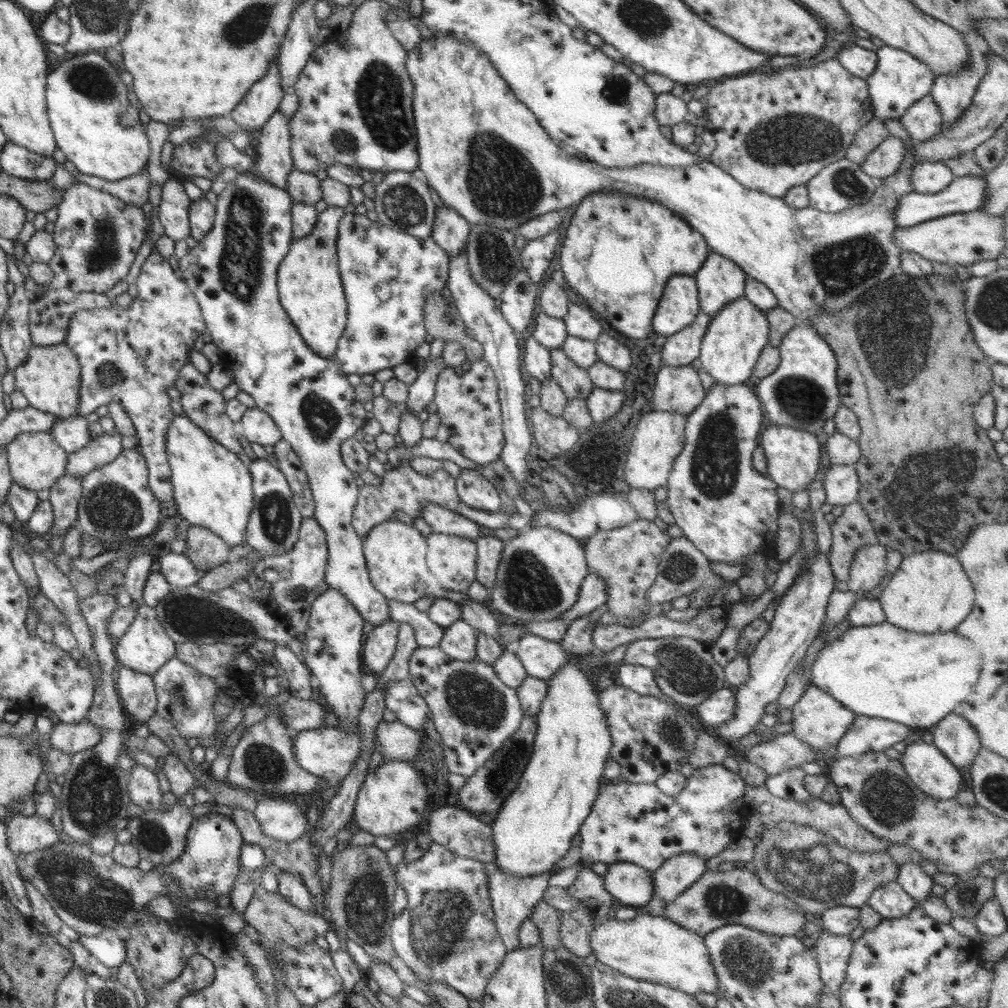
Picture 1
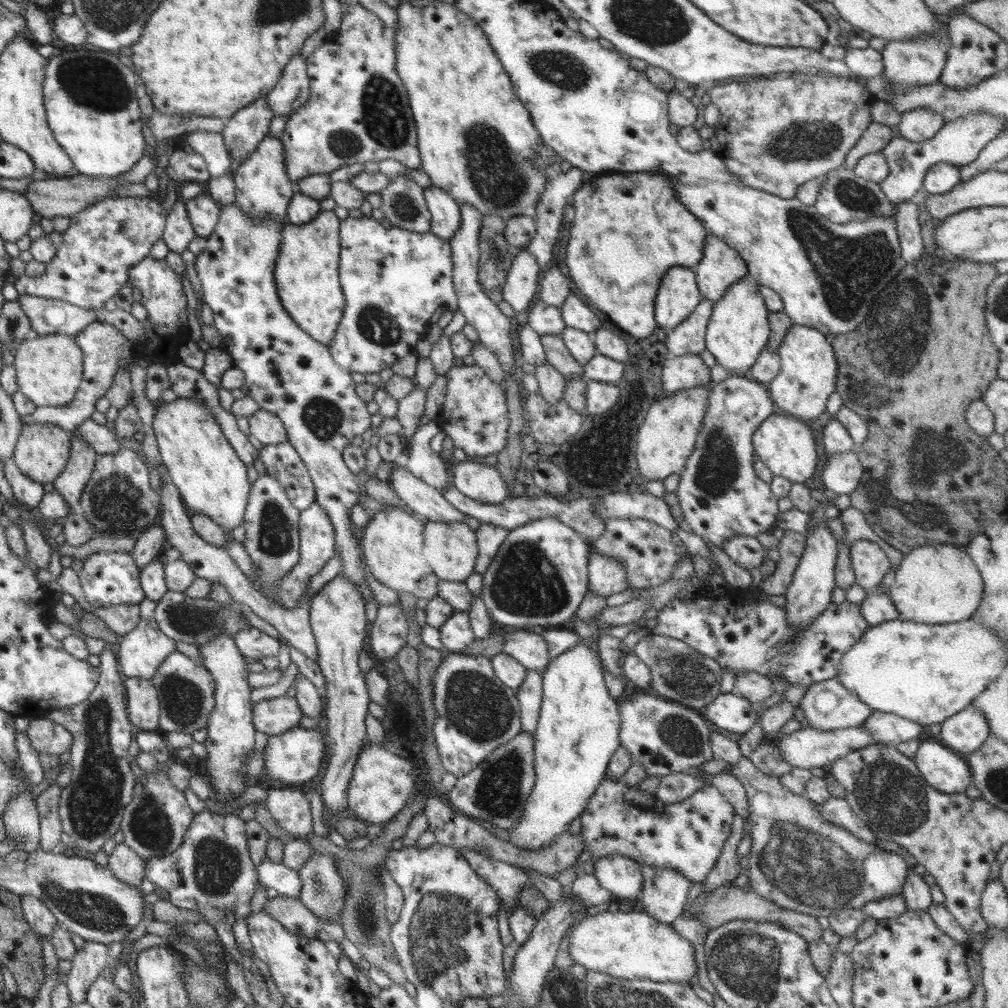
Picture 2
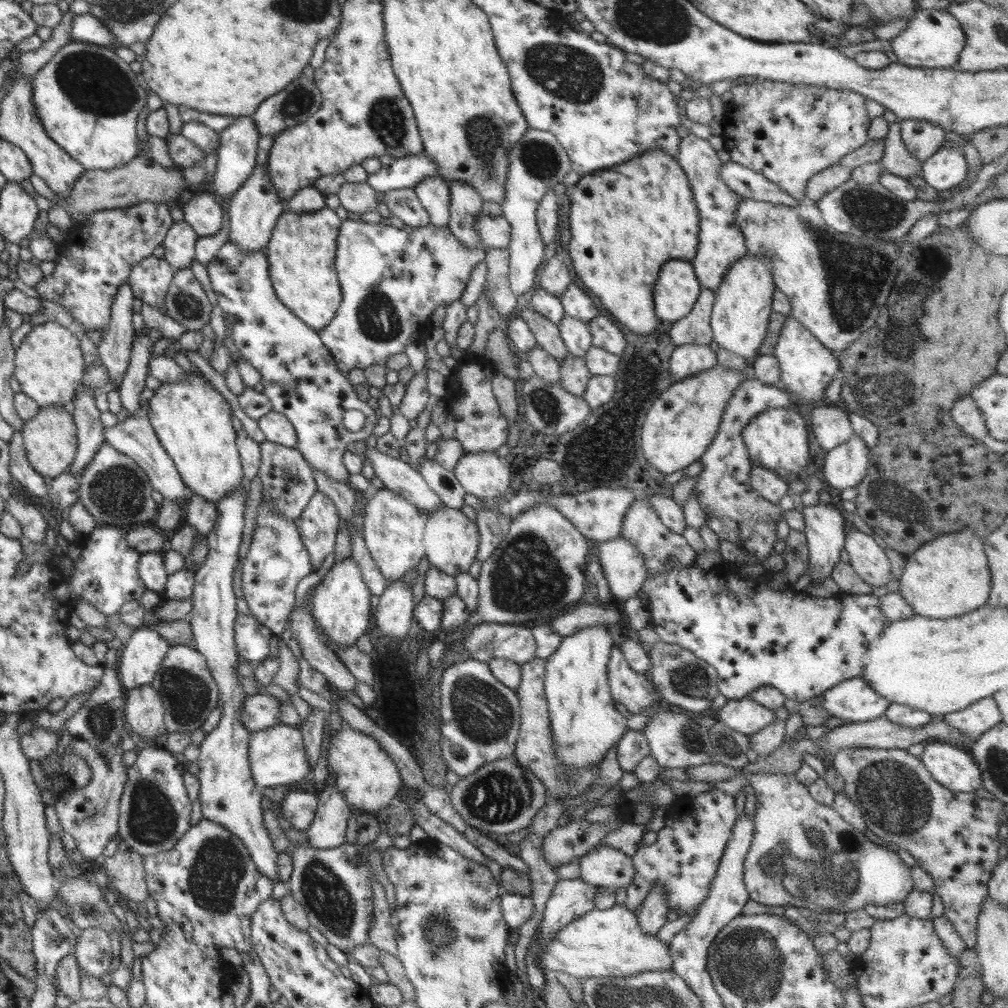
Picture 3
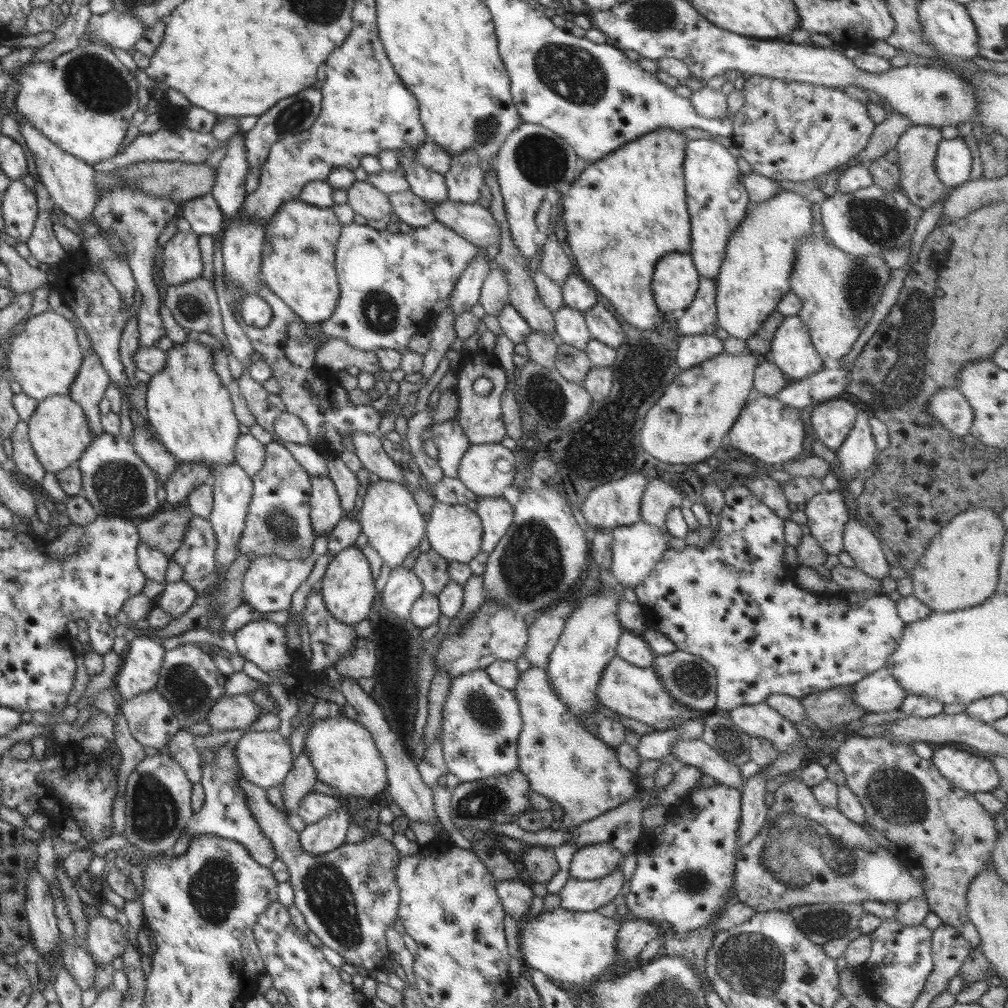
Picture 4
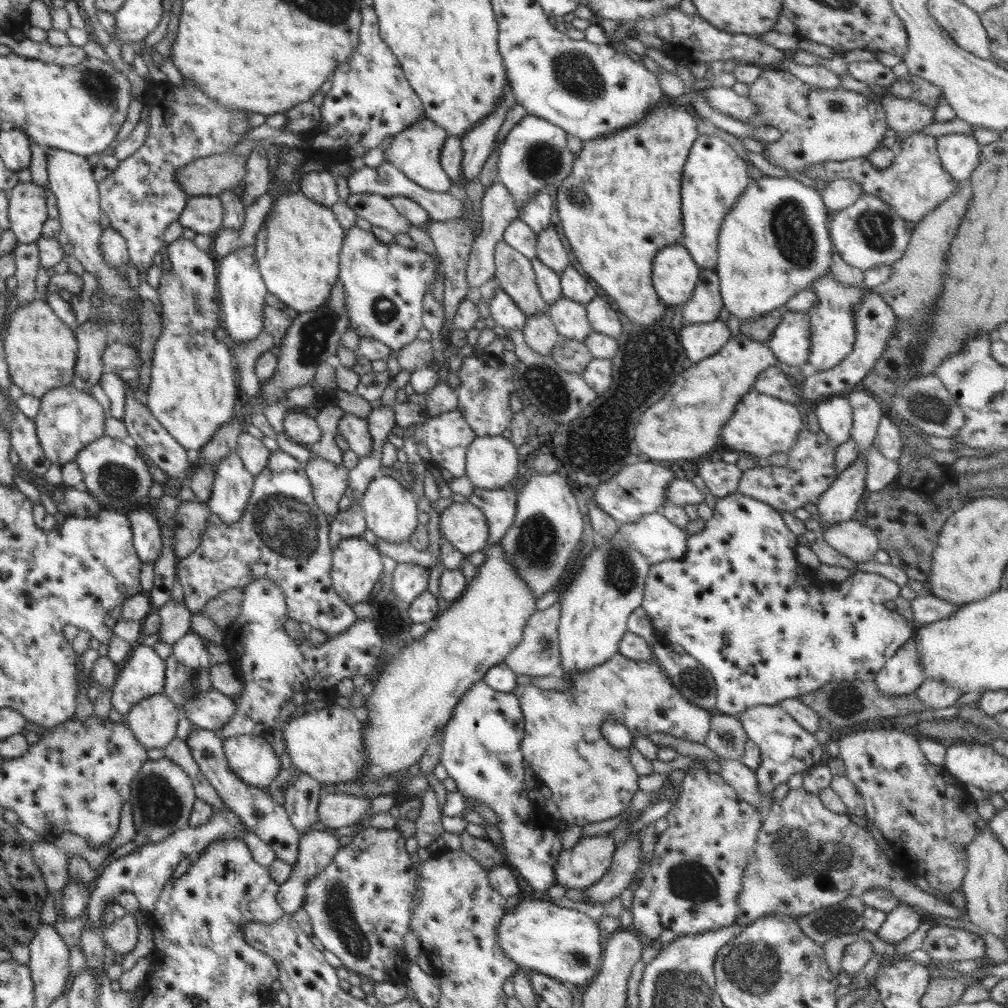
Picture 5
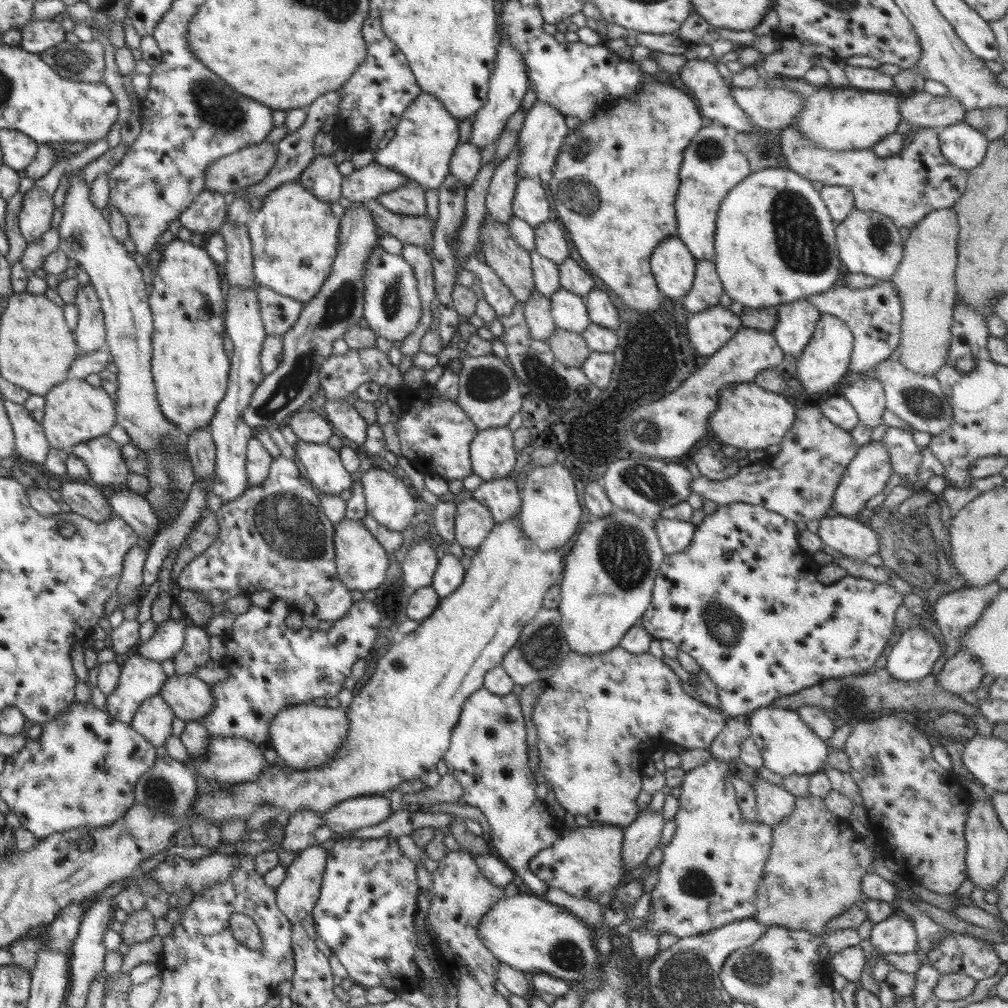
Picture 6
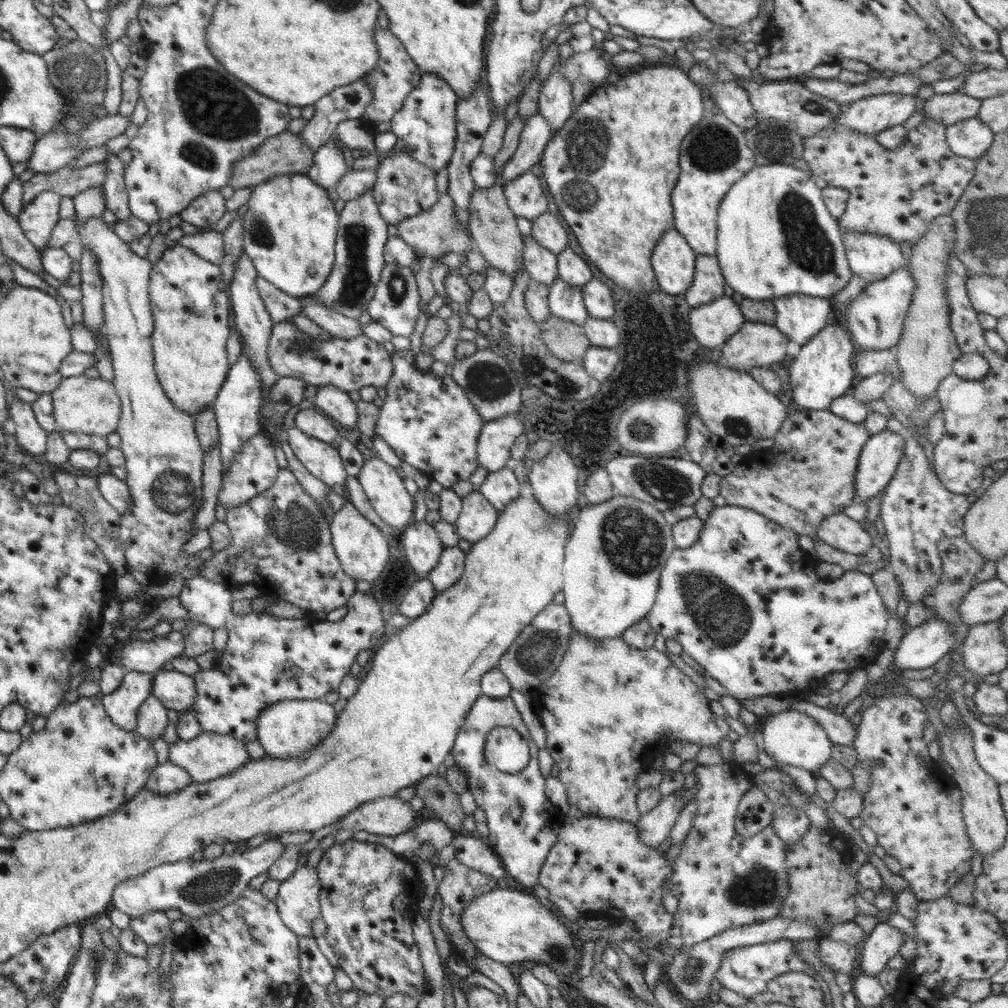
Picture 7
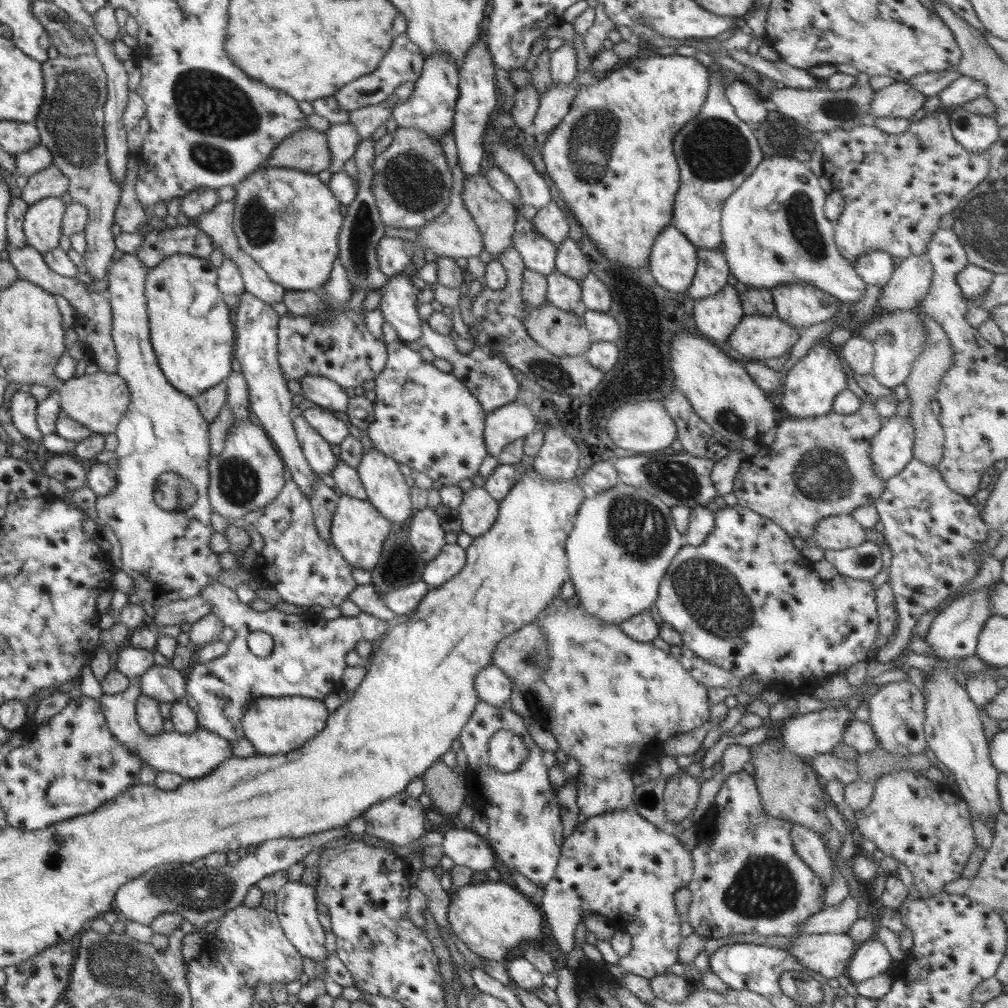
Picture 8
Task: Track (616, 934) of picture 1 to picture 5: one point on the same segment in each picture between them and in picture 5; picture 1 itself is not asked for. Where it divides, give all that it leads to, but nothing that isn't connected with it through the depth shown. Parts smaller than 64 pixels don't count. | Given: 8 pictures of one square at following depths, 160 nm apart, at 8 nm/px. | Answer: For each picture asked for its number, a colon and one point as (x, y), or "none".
2: (634, 945)
3: (602, 943)
4: (570, 948)
5: (563, 943)

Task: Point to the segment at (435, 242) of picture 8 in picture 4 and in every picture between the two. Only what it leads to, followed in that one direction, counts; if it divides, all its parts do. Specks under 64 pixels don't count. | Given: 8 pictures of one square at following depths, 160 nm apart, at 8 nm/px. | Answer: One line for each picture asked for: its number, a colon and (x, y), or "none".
4: (365, 199)
5: (378, 210)
6: (410, 230)
7: (433, 232)

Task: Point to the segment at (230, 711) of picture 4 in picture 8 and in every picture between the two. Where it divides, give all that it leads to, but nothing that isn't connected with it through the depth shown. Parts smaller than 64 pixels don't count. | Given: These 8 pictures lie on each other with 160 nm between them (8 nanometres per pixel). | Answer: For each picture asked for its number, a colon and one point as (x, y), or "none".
5: (211, 710)
6: (190, 698)
7: (176, 690)
8: (164, 683)

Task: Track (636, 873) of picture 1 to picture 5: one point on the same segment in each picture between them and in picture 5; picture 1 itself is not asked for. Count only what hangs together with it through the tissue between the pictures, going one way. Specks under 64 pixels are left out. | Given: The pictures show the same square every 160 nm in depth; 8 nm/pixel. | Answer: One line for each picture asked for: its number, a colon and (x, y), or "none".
2: (621, 875)
3: (603, 866)
4: (591, 862)
5: (580, 867)

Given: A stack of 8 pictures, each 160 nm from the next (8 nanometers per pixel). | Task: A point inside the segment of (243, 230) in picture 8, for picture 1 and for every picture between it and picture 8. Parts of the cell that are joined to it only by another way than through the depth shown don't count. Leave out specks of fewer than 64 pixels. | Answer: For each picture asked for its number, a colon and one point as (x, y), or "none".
1: (310, 290)
2: (306, 273)
3: (302, 248)
4: (298, 258)
5: (297, 249)
6: (294, 235)
7: (290, 227)

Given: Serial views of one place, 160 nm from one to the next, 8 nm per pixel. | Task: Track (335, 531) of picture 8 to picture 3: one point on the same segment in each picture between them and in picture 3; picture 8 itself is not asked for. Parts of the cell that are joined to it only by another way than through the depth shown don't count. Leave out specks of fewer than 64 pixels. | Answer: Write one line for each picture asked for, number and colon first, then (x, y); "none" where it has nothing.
3: (341, 604)
4: (348, 591)
5: (356, 566)
6: (361, 562)
7: (361, 547)

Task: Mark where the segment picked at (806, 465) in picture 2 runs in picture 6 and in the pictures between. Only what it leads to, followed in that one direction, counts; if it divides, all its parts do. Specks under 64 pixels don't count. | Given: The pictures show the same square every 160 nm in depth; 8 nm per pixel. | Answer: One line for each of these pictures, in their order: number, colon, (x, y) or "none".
3: (777, 438)
4: (772, 431)
5: (760, 424)
6: (748, 417)

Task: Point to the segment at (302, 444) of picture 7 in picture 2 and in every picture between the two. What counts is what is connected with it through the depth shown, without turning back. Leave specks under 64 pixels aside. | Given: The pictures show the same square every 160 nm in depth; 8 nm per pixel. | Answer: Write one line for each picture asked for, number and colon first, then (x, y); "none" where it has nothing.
2: (316, 533)
3: (318, 524)
4: (326, 511)
5: (329, 481)
6: (324, 466)

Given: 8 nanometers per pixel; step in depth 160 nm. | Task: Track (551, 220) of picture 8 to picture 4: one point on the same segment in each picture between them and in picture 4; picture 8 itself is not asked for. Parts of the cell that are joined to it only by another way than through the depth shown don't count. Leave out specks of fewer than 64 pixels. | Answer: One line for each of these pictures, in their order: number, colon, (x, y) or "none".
4: (554, 263)
5: (549, 249)
6: (549, 242)
7: (546, 229)

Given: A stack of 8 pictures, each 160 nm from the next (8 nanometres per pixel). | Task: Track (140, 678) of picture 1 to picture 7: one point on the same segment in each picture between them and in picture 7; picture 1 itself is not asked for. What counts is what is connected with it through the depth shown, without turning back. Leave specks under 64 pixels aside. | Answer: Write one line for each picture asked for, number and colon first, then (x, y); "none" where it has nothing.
2: (143, 708)
3: (144, 713)
4: (152, 722)
5: (153, 720)
6: (153, 720)
7: (152, 718)

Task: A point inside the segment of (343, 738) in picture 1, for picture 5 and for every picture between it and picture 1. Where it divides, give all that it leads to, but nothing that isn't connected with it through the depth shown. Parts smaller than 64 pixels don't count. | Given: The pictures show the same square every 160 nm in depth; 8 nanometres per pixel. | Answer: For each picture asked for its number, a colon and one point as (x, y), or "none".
2: (293, 757)
3: (277, 757)
4: (265, 758)
5: (252, 759)

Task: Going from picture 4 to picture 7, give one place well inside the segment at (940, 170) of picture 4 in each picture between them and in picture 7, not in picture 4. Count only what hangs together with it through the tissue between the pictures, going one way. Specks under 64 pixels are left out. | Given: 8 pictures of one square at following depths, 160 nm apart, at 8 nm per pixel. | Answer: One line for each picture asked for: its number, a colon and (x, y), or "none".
5: (959, 153)
6: (965, 147)
7: (970, 138)

